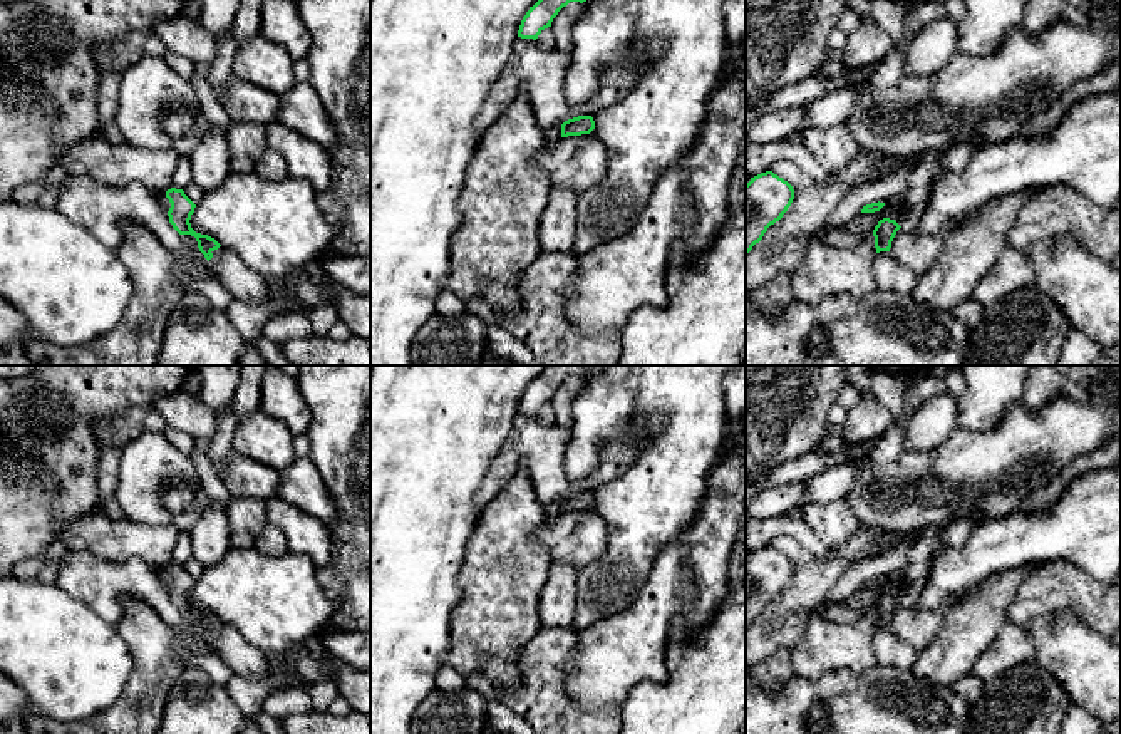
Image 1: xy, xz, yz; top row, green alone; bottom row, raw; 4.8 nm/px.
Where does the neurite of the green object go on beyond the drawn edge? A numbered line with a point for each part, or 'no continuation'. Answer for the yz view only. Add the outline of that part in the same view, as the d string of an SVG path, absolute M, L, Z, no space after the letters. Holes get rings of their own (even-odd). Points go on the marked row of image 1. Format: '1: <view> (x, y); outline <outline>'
no continuation

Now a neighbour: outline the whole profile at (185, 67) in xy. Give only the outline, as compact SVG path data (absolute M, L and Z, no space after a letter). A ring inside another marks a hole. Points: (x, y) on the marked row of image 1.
M168 52L164 55L164 60L176 74L179 74L186 80L189 80L196 72L196 65L189 59L178 54Z

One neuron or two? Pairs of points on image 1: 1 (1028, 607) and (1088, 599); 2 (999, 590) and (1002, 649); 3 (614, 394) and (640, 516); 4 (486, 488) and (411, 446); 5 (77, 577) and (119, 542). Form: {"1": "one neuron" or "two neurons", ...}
{"1": "one neuron", "2": "two neurons", "3": "one neuron", "4": "two neurons", "5": "two neurons"}

